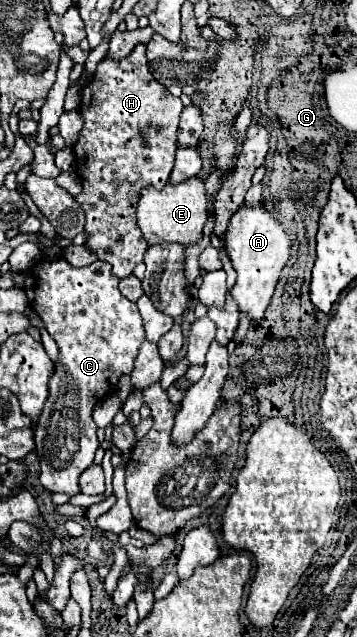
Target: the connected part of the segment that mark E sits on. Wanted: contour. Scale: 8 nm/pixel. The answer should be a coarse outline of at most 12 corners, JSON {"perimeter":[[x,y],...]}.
{"perimeter":[[201,178],[145,188],[137,220],[149,244],[195,244],[207,222]]}

